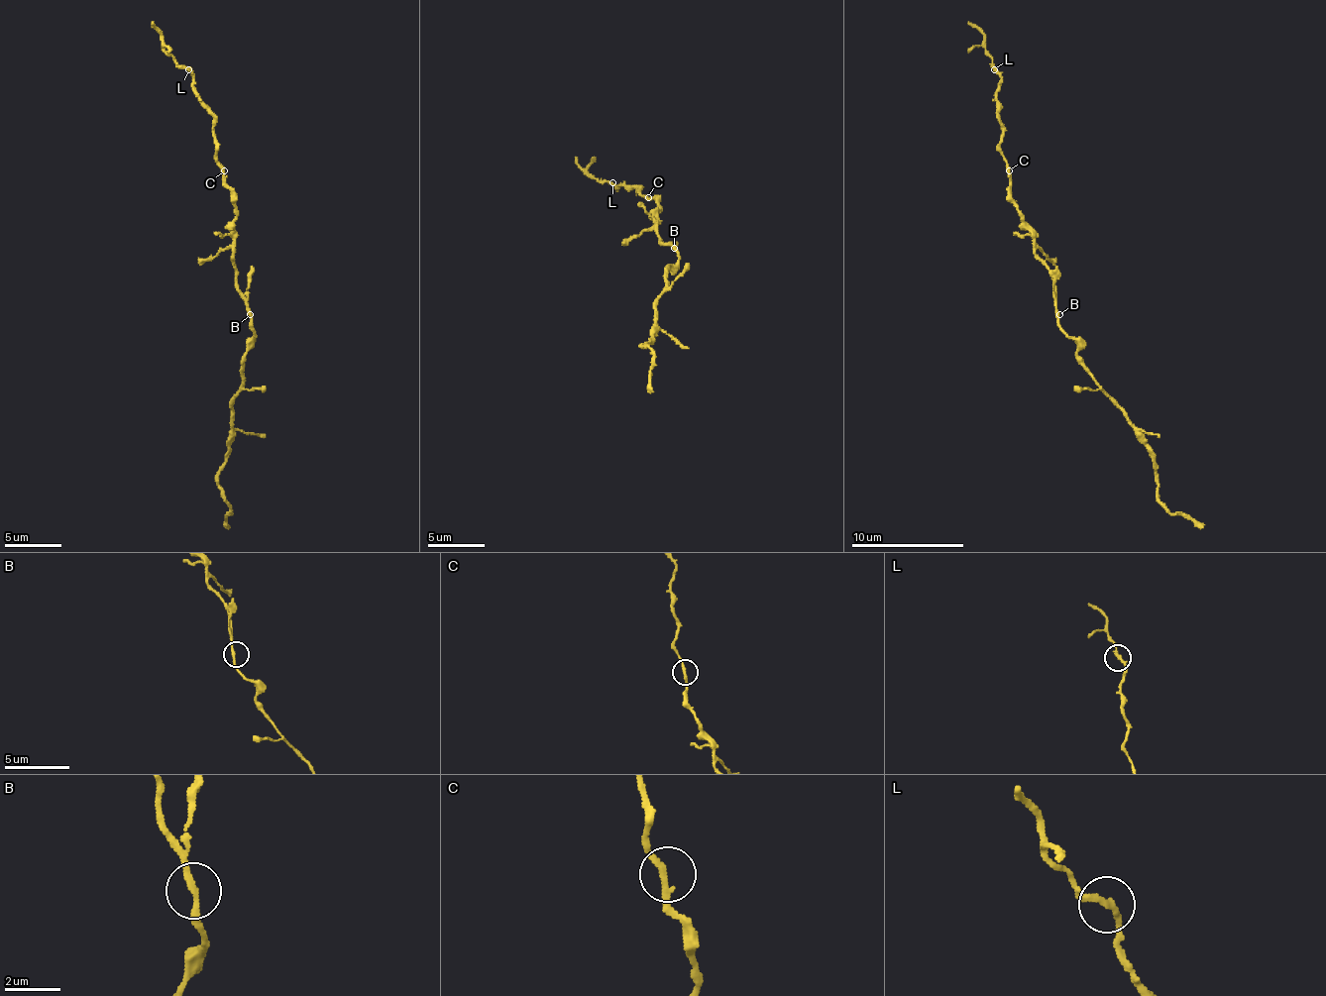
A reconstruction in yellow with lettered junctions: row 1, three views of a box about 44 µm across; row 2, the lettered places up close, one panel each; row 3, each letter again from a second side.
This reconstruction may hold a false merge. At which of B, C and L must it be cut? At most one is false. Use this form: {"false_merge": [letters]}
{"false_merge": []}

